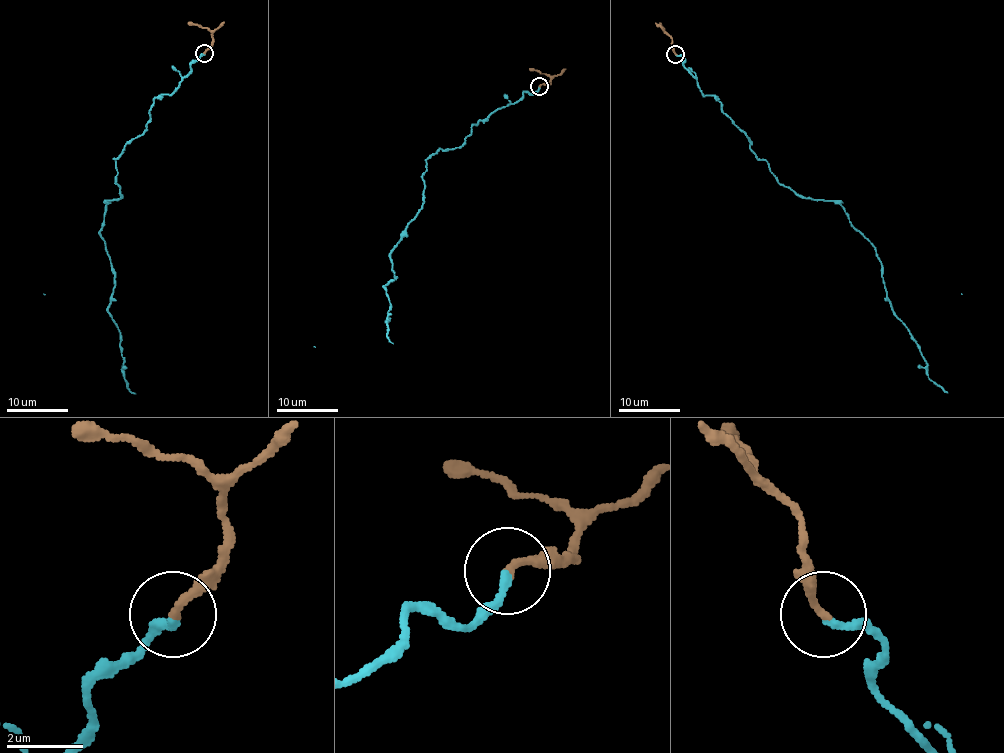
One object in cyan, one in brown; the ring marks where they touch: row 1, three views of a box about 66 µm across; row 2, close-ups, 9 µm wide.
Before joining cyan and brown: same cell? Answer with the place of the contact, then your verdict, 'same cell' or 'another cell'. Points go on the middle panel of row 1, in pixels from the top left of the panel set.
(539, 86) | another cell

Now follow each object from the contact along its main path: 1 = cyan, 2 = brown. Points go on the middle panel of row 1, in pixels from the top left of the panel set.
1: (539, 86), (426, 160), (422, 208), (397, 243), (395, 277), (383, 285), (393, 343)
2: (539, 86), (550, 83), (551, 78), (529, 68)

